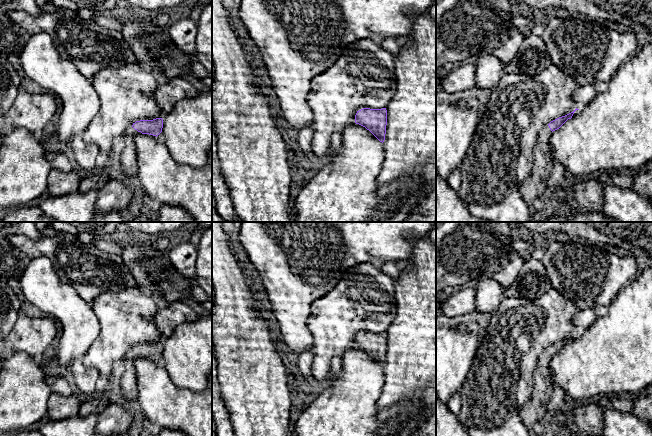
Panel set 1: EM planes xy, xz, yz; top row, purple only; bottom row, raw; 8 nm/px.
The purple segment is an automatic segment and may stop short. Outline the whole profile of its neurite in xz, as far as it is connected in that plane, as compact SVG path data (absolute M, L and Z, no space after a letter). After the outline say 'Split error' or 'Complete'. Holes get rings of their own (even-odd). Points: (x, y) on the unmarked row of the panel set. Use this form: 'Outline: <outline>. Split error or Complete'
Outline: M363 332L357 335L355 347L369 354L380 366L384 366L387 349L387 334Z. Complete

